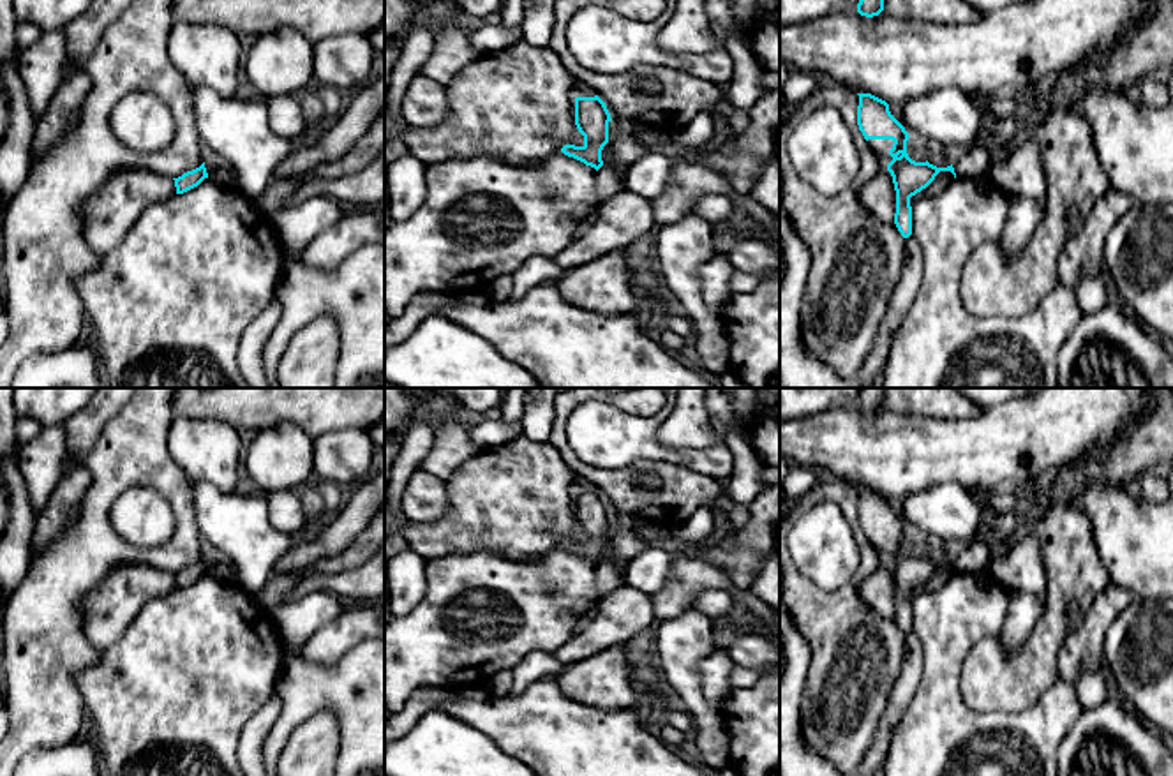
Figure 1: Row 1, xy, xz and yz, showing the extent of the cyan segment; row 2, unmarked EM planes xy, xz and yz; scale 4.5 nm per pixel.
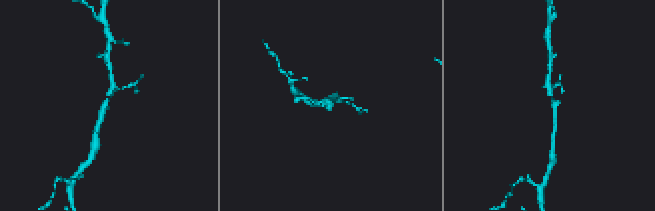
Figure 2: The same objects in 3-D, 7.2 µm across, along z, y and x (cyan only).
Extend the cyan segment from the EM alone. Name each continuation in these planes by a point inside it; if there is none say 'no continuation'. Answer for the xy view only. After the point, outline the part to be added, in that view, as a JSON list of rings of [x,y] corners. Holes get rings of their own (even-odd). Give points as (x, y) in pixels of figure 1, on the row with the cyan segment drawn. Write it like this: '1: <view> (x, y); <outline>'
no continuation

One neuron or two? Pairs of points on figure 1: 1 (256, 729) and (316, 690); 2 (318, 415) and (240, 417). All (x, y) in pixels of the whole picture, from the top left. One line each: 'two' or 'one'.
1: two
2: one

